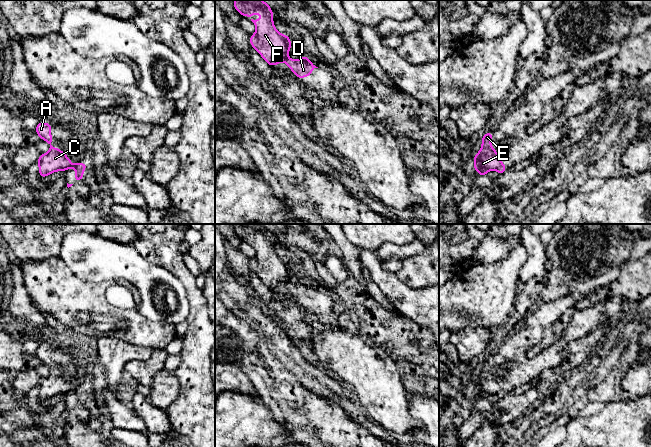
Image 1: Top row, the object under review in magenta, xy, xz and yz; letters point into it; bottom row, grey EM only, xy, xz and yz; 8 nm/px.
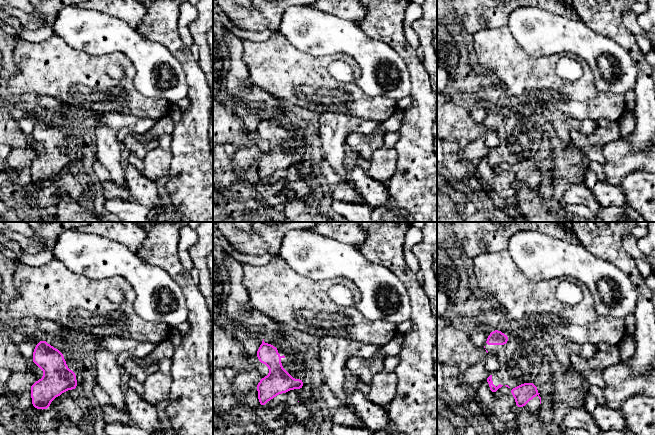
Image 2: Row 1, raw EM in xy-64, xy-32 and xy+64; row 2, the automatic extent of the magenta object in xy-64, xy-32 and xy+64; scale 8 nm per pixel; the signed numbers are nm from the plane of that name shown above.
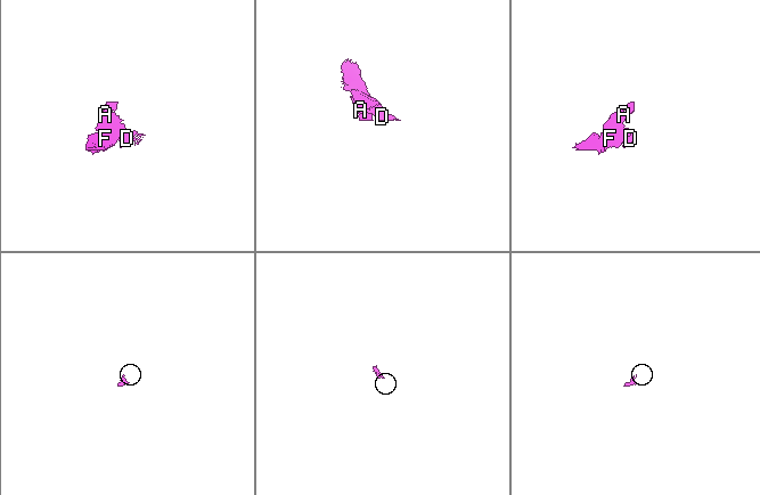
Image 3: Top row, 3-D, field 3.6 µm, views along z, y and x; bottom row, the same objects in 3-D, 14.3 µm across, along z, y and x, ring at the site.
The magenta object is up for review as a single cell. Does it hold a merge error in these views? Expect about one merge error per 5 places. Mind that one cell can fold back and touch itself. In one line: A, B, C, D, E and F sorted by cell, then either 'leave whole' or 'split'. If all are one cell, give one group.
A B C E F / D | split

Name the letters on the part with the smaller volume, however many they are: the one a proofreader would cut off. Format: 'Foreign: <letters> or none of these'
Foreign: D

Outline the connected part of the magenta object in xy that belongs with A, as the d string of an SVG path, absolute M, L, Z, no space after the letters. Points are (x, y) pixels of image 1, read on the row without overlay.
M40 345L35 352L35 355L39 359L40 363L44 363L50 370L49 376L46 378L40 378L37 385L41 402L50 399L55 395L64 395L72 390L71 384L67 379L65 379L62 374L54 372L51 369L52 361L50 347L42 347Z

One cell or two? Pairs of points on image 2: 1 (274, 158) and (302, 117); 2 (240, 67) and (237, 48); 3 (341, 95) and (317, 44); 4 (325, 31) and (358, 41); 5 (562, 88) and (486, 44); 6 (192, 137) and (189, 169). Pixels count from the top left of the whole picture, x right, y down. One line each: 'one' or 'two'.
1: one
2: one
3: two
4: one
5: one
6: one

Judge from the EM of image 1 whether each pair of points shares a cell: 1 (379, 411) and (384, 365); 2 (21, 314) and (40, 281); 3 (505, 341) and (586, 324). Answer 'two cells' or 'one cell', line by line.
1: one cell
2: two cells
3: one cell

